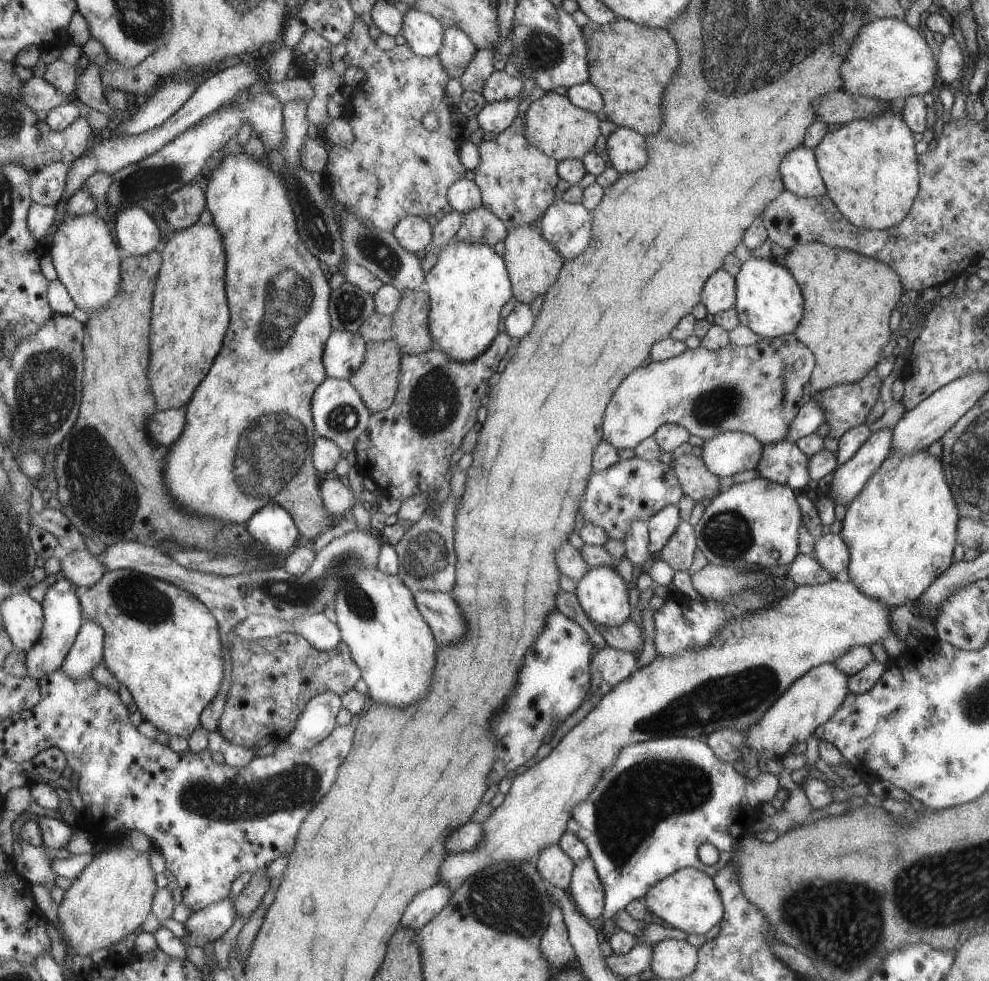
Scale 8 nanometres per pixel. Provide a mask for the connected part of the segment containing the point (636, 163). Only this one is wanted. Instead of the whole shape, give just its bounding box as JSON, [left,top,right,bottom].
[605,127,647,174]

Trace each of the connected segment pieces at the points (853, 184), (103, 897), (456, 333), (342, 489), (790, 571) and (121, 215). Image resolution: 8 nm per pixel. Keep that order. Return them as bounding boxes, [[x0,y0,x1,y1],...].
[[813,109,920,231],[60,845,157,956],[422,241,512,363],[320,474,355,515],[785,552,831,585],[114,204,164,255]]

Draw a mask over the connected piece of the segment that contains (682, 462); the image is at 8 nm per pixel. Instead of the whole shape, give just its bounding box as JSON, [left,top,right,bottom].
[670,453,719,502]

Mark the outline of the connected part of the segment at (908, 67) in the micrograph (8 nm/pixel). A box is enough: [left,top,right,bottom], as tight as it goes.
[839,17,935,103]

